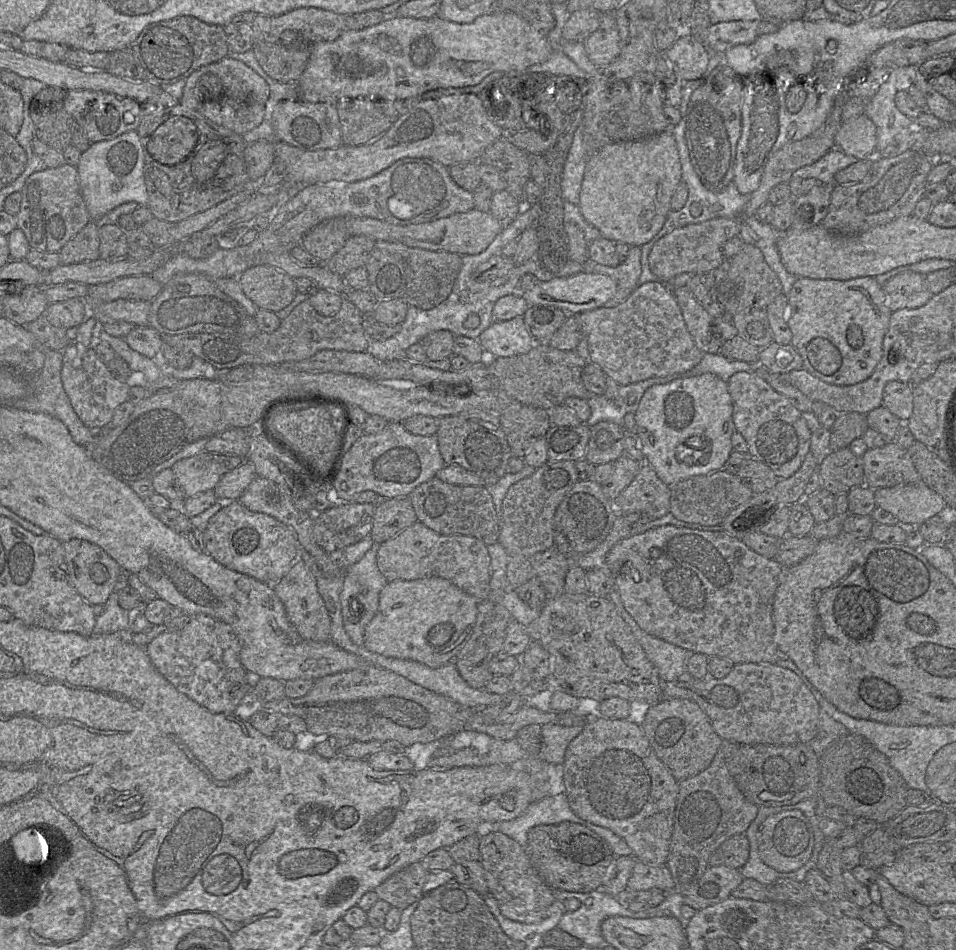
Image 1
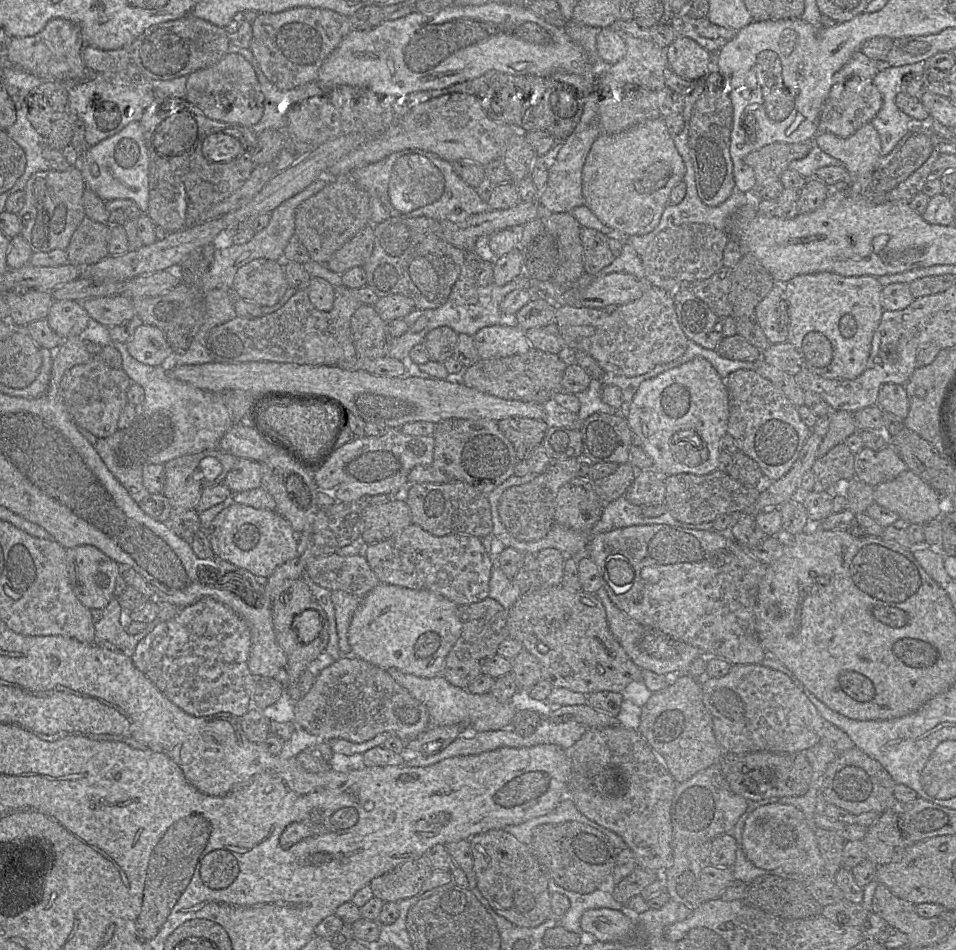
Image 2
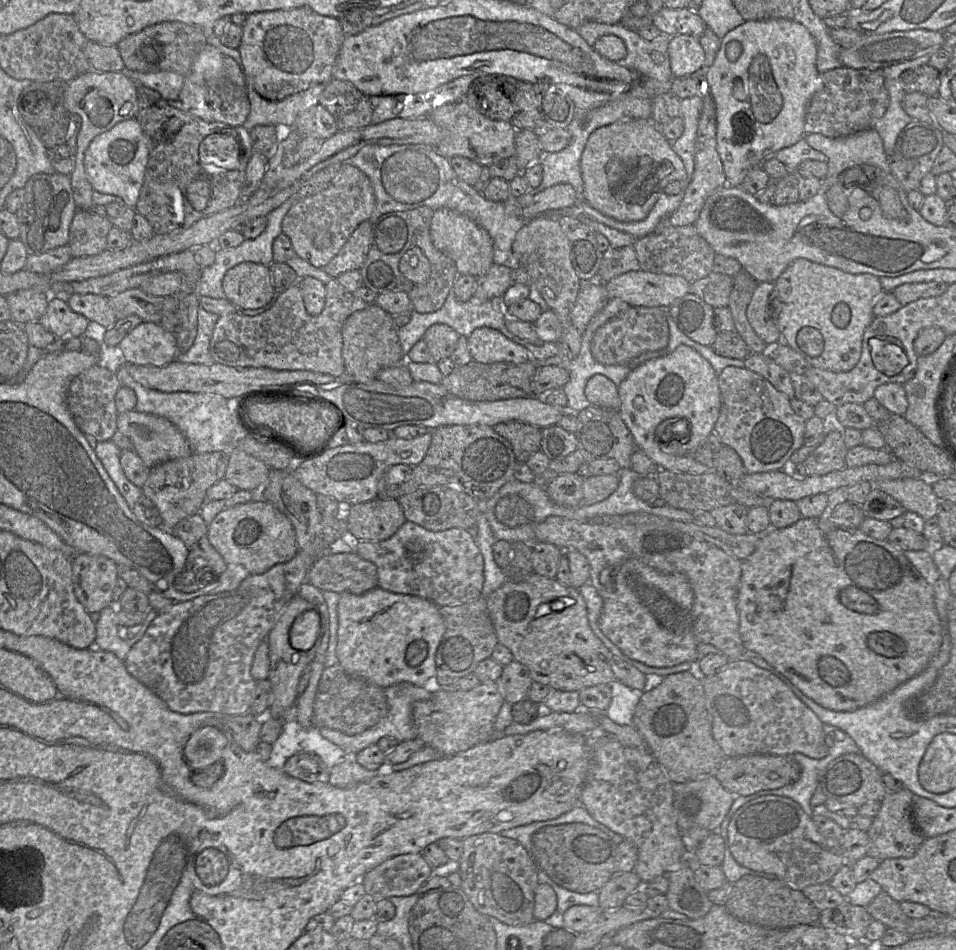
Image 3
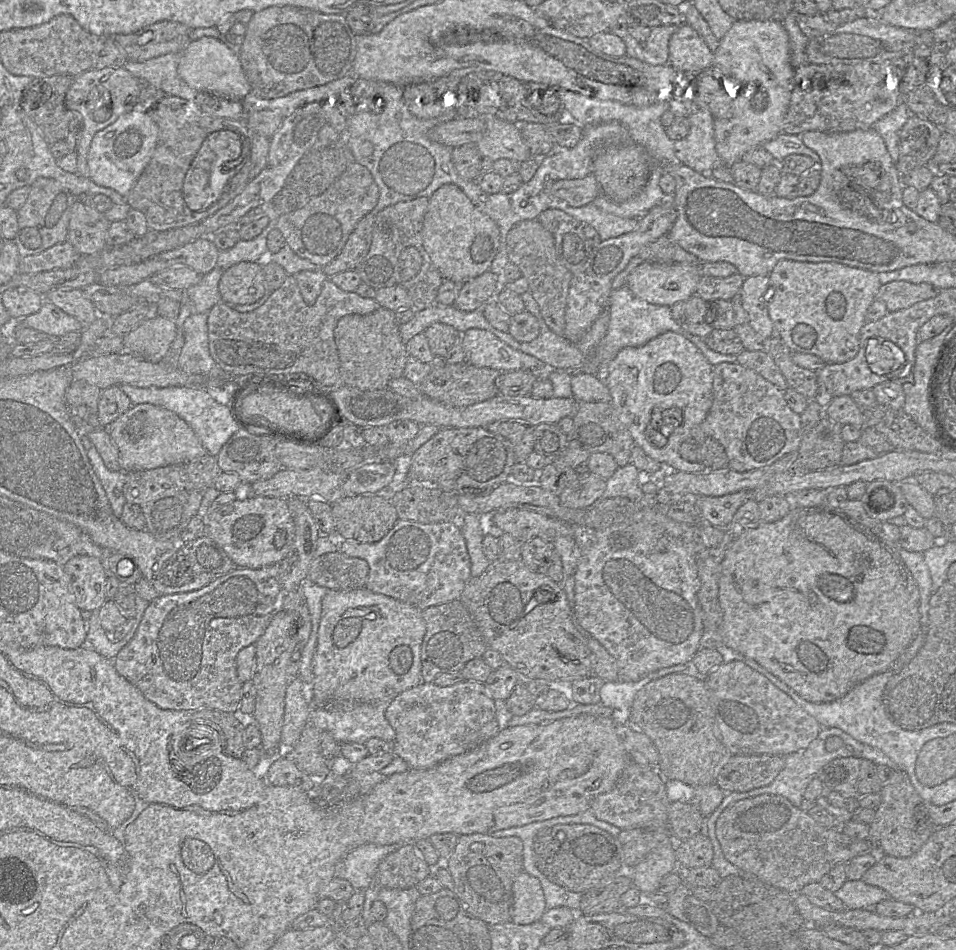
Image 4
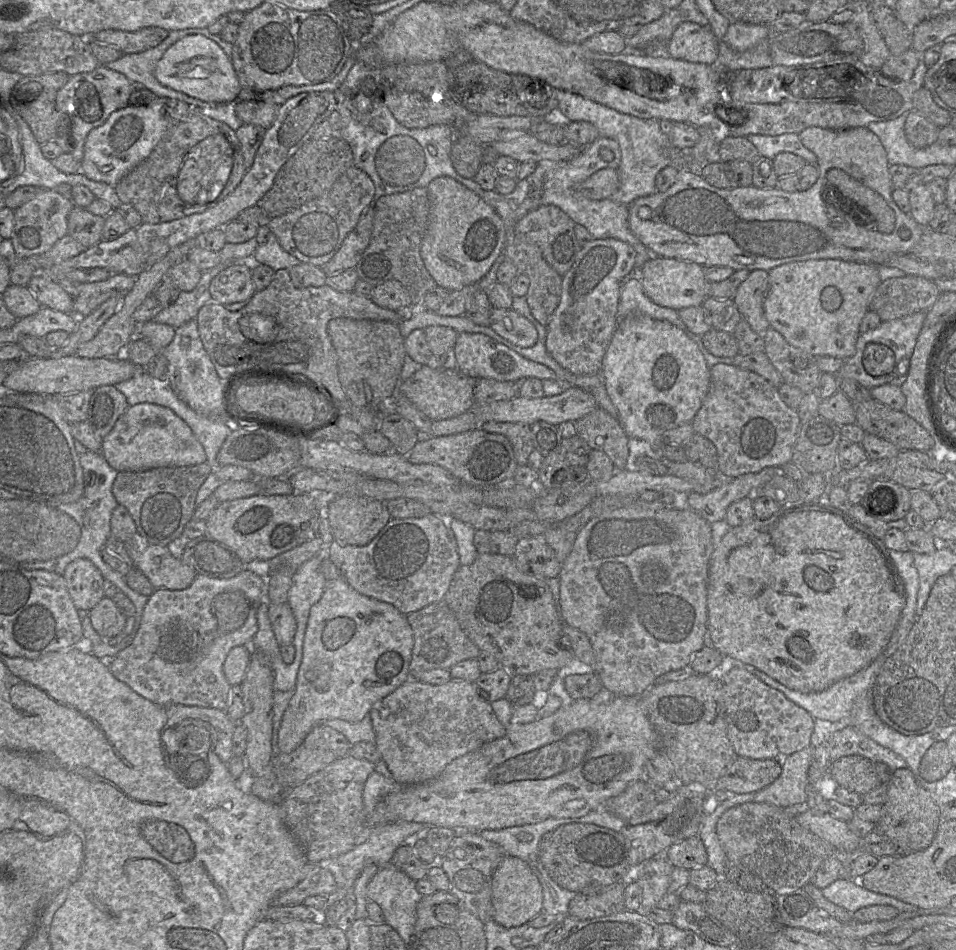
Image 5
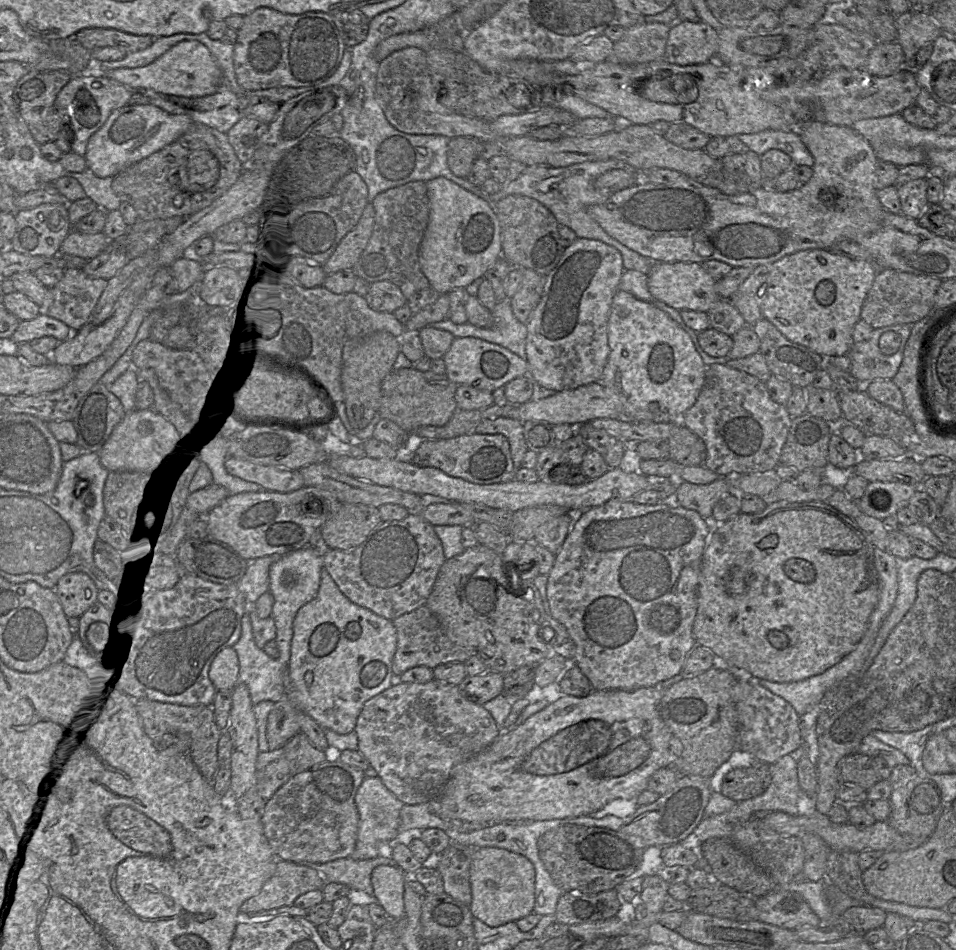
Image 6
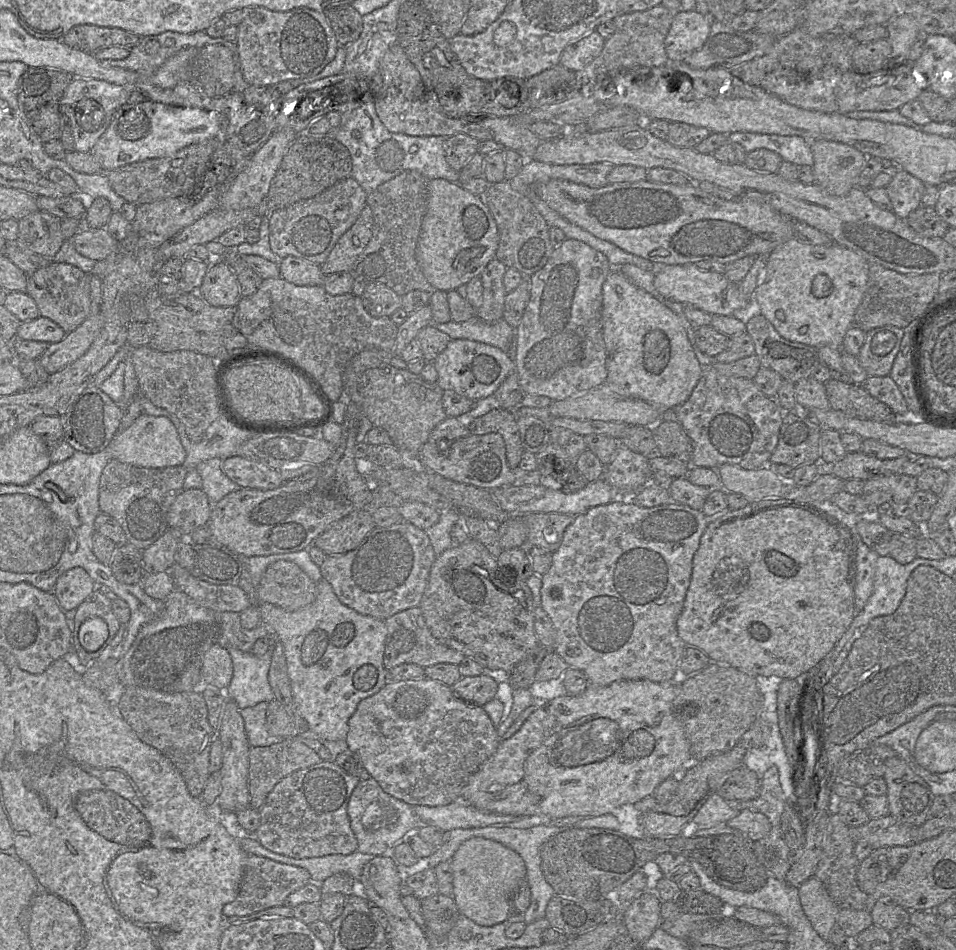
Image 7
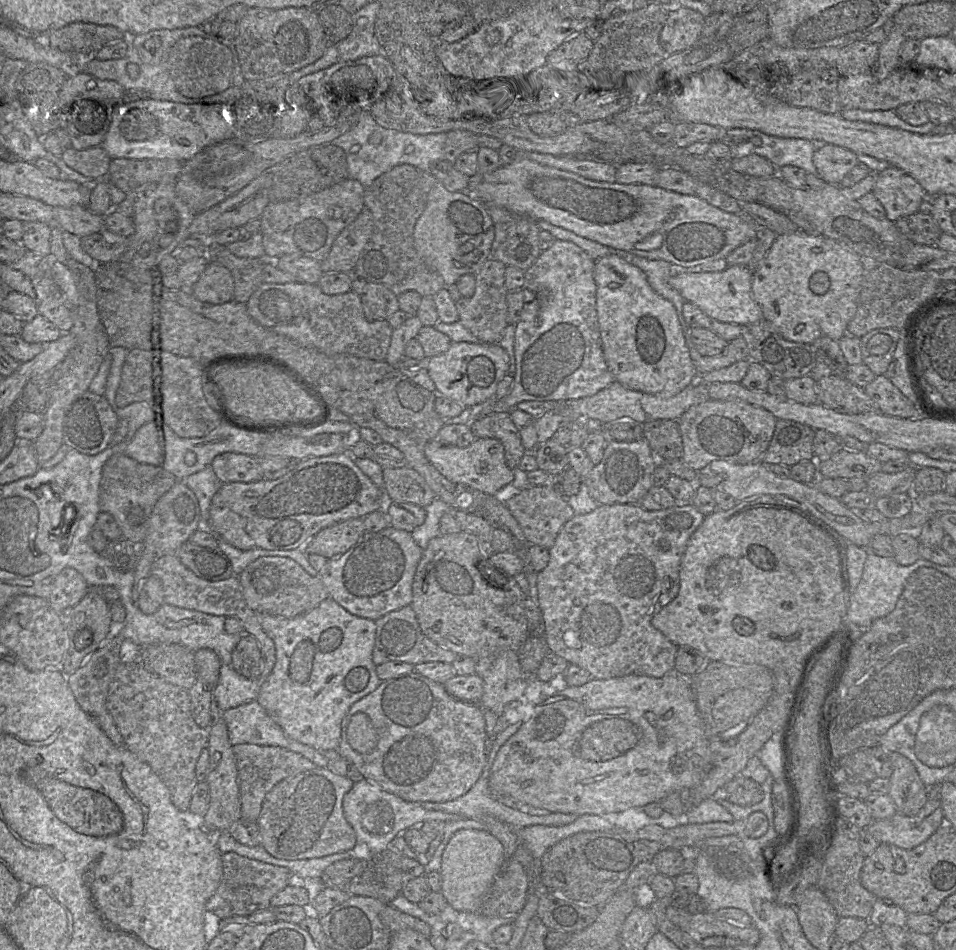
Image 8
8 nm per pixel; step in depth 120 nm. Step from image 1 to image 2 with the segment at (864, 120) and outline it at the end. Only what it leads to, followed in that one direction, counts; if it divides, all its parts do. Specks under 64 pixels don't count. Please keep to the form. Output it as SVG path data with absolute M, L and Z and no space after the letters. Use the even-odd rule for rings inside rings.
M869 122L851 136L842 138L832 133L818 133L813 144L826 154L841 161L848 172L847 186L858 175L864 175L862 168L868 161L881 157L881 140L878 131Z

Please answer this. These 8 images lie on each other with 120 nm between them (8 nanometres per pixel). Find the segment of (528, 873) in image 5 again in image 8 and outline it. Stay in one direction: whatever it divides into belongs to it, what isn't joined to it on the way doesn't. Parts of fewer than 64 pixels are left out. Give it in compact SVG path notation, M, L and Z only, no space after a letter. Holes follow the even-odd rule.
M460 829L453 834L442 855L440 892L454 909L479 913L485 895L507 859L500 841L487 830Z

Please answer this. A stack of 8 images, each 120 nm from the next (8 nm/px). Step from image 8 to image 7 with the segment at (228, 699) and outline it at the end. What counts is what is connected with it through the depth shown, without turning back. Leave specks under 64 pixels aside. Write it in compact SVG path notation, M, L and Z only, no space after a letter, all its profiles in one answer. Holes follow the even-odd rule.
M225 647L232 660L233 676L229 686L225 689L228 699L233 700L240 709L255 706L260 702L271 702L275 695L268 680L269 668L271 665L274 648L261 656L253 655L251 652L243 652L233 647Z

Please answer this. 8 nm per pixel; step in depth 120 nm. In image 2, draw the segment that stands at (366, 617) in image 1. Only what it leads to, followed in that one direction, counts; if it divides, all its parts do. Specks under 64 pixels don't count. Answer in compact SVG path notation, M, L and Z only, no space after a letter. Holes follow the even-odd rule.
M341 590L331 591L331 600L335 609L338 646L342 655L353 656L348 643L348 629L353 615L359 607L362 597L351 595Z

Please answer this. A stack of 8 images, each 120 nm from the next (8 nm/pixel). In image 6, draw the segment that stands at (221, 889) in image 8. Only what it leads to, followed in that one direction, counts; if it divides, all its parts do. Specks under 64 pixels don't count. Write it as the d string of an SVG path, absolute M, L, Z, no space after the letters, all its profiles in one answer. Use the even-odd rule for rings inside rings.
M278 860L274 874L258 894L241 905L240 914L251 915L263 910L293 906L300 895L322 890L326 883L324 877L313 868L288 860Z

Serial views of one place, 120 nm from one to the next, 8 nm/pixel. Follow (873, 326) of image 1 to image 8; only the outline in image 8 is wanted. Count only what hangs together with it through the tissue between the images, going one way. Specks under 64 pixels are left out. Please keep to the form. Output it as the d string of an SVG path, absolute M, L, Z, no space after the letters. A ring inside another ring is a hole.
M798 230L777 235L766 256L752 270L752 297L760 305L763 319L769 321L784 339L809 344L820 337L840 341L856 314L862 277L862 258L856 252L818 233Z

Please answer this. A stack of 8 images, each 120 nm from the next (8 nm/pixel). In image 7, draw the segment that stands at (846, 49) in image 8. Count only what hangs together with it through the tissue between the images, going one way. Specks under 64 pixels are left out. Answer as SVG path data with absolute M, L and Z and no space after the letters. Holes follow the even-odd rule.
M885 39L858 43L852 54L852 70L870 74L886 68L892 53L890 42Z

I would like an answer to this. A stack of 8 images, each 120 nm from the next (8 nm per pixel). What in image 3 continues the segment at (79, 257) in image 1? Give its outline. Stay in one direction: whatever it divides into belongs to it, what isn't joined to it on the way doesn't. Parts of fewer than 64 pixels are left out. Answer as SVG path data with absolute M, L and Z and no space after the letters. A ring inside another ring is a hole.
M77 209L69 230L68 246L73 257L92 256L107 249L111 221L93 210Z

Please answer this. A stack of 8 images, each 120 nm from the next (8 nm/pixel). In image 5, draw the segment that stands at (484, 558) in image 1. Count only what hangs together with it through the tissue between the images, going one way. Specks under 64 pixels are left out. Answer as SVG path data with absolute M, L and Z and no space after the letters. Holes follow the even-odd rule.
M429 514L422 518L405 518L405 519L391 518L389 522L379 532L379 534L365 546L341 545L337 541L333 540L333 542L327 547L325 557L328 557L338 567L343 579L345 579L346 582L358 593L376 599L378 601L391 604L404 615L409 615L430 604L443 600L446 592L449 589L453 575L455 574L457 569L461 566L456 538L449 527L449 522L447 518L443 518L435 514Z

